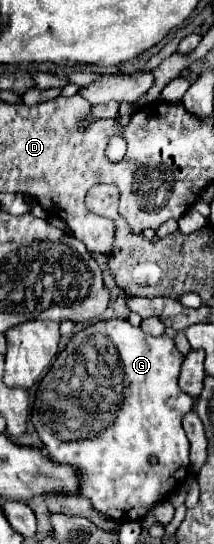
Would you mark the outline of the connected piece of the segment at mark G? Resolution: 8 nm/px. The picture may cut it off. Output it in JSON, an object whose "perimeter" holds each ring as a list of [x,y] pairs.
{"perimeter":[[[100,320],[100,322],[88,326],[88,328],[76,332],[72,336],[68,346],[56,356],[52,368],[46,372],[46,376],[42,378],[42,382],[36,388],[36,400],[34,400],[34,406],[32,406],[30,420],[32,420],[34,428],[36,428],[36,432],[40,434],[40,440],[44,444],[44,448],[48,450],[52,460],[58,460],[60,464],[70,464],[70,466],[78,468],[80,486],[82,486],[80,496],[86,496],[100,514],[110,516],[112,520],[128,522],[128,520],[144,518],[166,494],[180,488],[184,484],[184,480],[186,480],[188,464],[190,464],[188,462],[190,444],[188,444],[188,438],[186,438],[184,428],[182,428],[182,416],[194,408],[194,398],[186,396],[186,392],[182,392],[180,386],[178,386],[182,360],[184,360],[184,356],[176,348],[174,340],[168,338],[168,336],[160,336],[160,338],[148,336],[142,328],[132,326],[128,320]]]}

